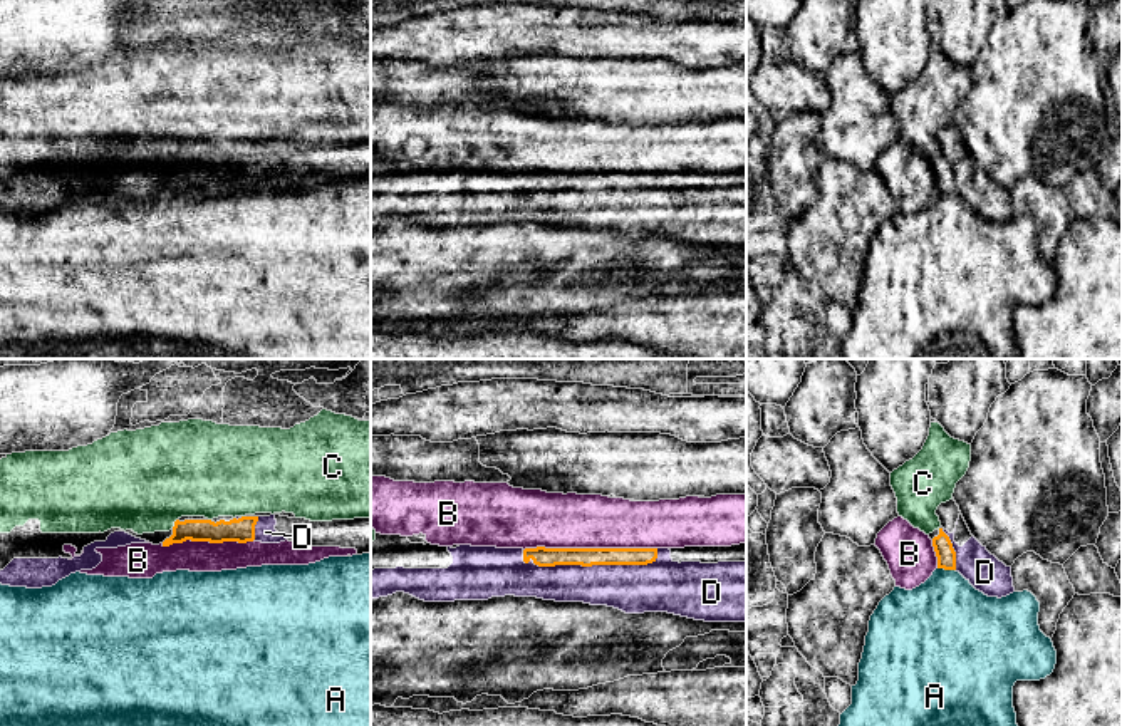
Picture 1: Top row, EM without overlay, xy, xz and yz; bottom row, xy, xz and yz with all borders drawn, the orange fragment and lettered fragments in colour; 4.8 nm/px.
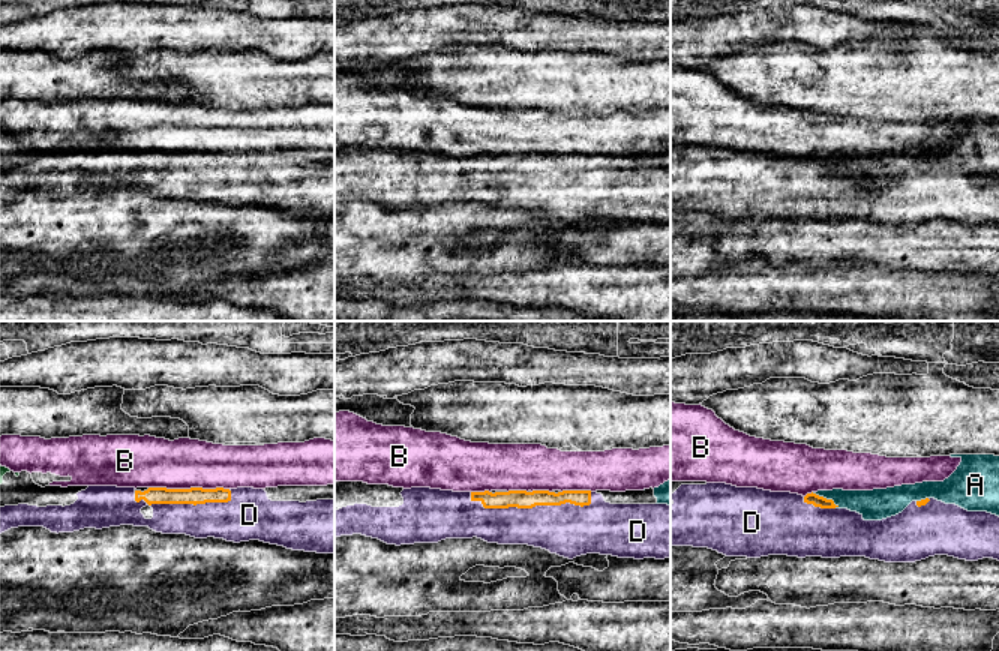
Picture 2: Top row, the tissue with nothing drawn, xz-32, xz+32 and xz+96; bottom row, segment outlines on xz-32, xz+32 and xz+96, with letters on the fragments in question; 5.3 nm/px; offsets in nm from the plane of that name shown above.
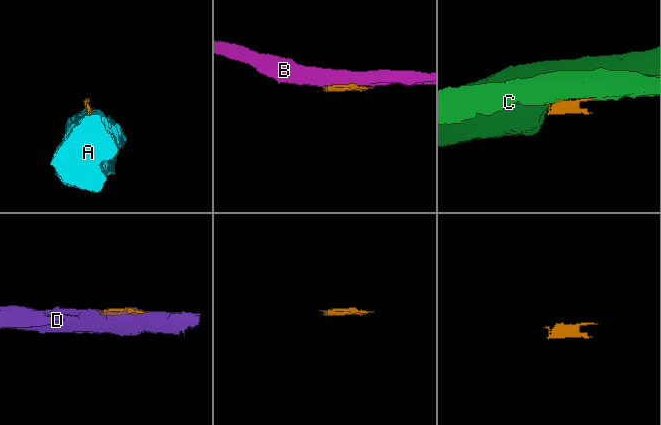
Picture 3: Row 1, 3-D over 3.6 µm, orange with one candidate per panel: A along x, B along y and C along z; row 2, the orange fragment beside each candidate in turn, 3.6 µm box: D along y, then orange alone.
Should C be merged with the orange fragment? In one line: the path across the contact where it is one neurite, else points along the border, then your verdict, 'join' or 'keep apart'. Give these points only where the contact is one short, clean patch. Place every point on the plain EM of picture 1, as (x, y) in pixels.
keep apart

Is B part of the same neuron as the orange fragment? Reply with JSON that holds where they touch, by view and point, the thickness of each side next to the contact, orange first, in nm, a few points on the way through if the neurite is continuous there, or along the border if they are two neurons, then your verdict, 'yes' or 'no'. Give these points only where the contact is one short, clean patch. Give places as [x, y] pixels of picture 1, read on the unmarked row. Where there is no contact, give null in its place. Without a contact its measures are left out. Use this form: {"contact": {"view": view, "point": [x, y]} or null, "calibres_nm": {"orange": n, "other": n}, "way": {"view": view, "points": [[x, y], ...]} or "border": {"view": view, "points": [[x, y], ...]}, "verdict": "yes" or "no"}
{"contact": {"view": "xz", "point": [589, 173]}, "calibres_nm": {"orange": 100, "other": 280}, "verdict": "yes"}

